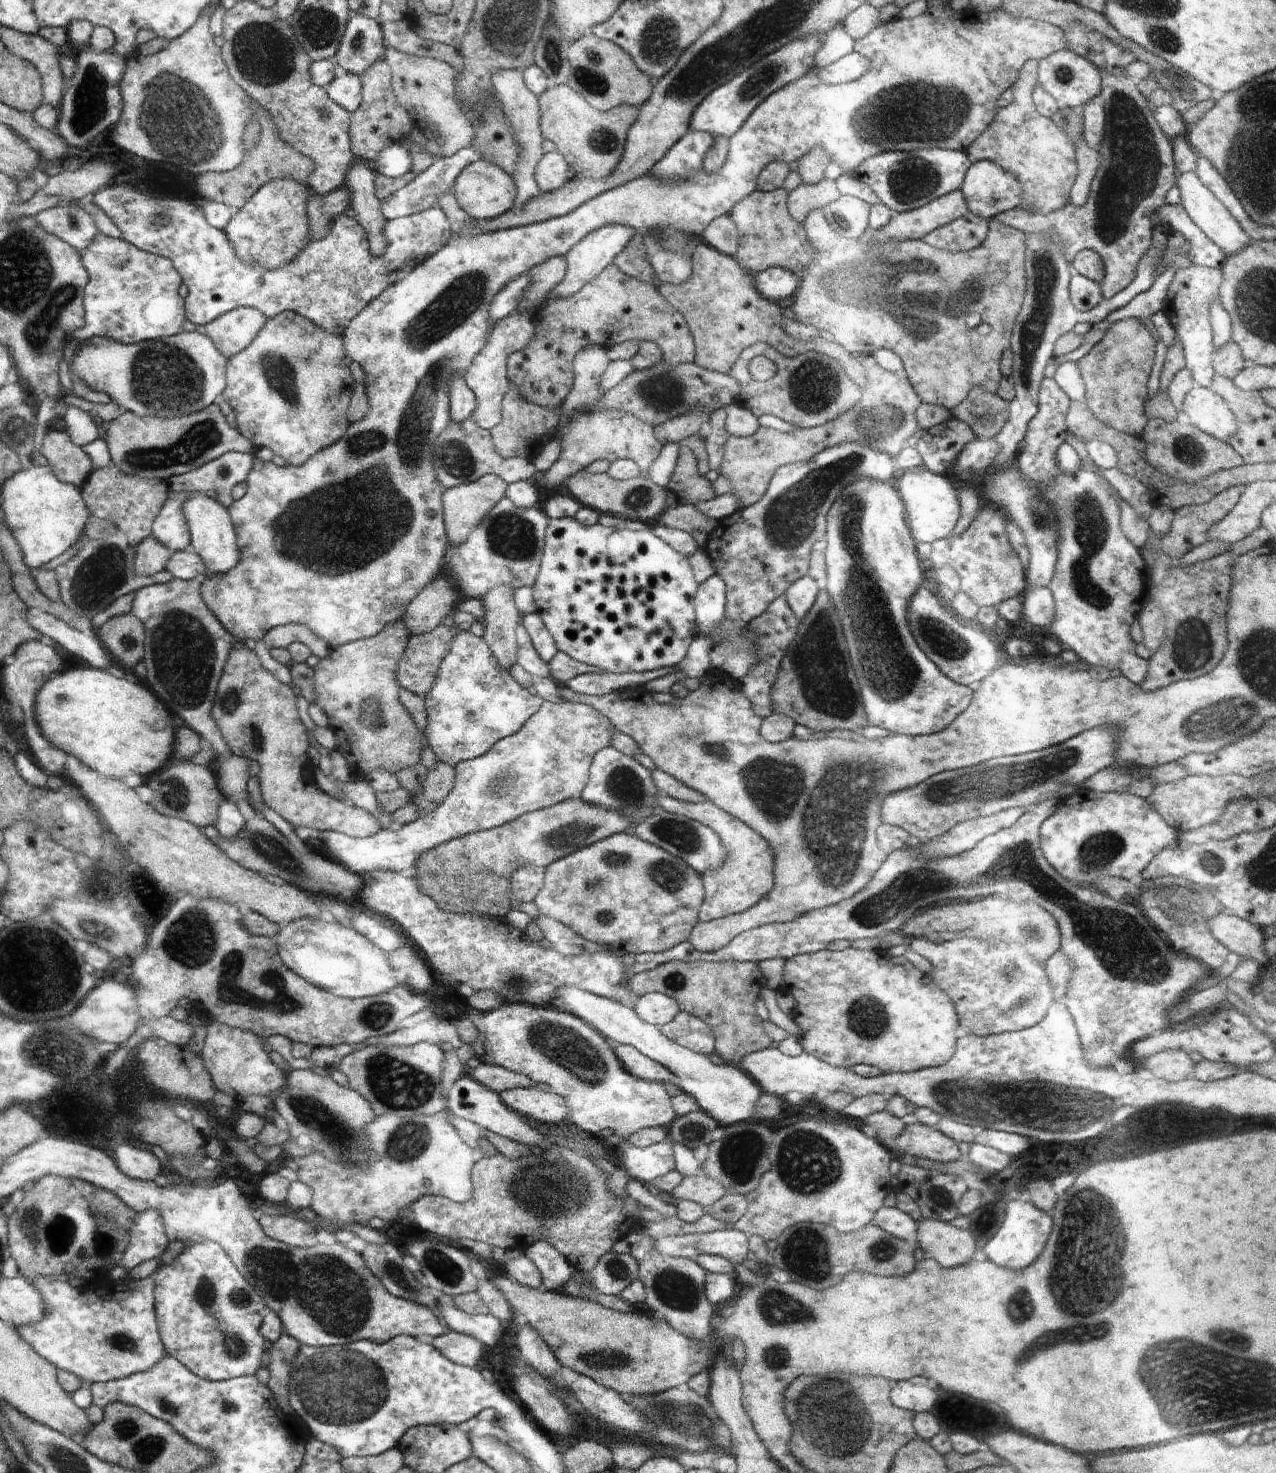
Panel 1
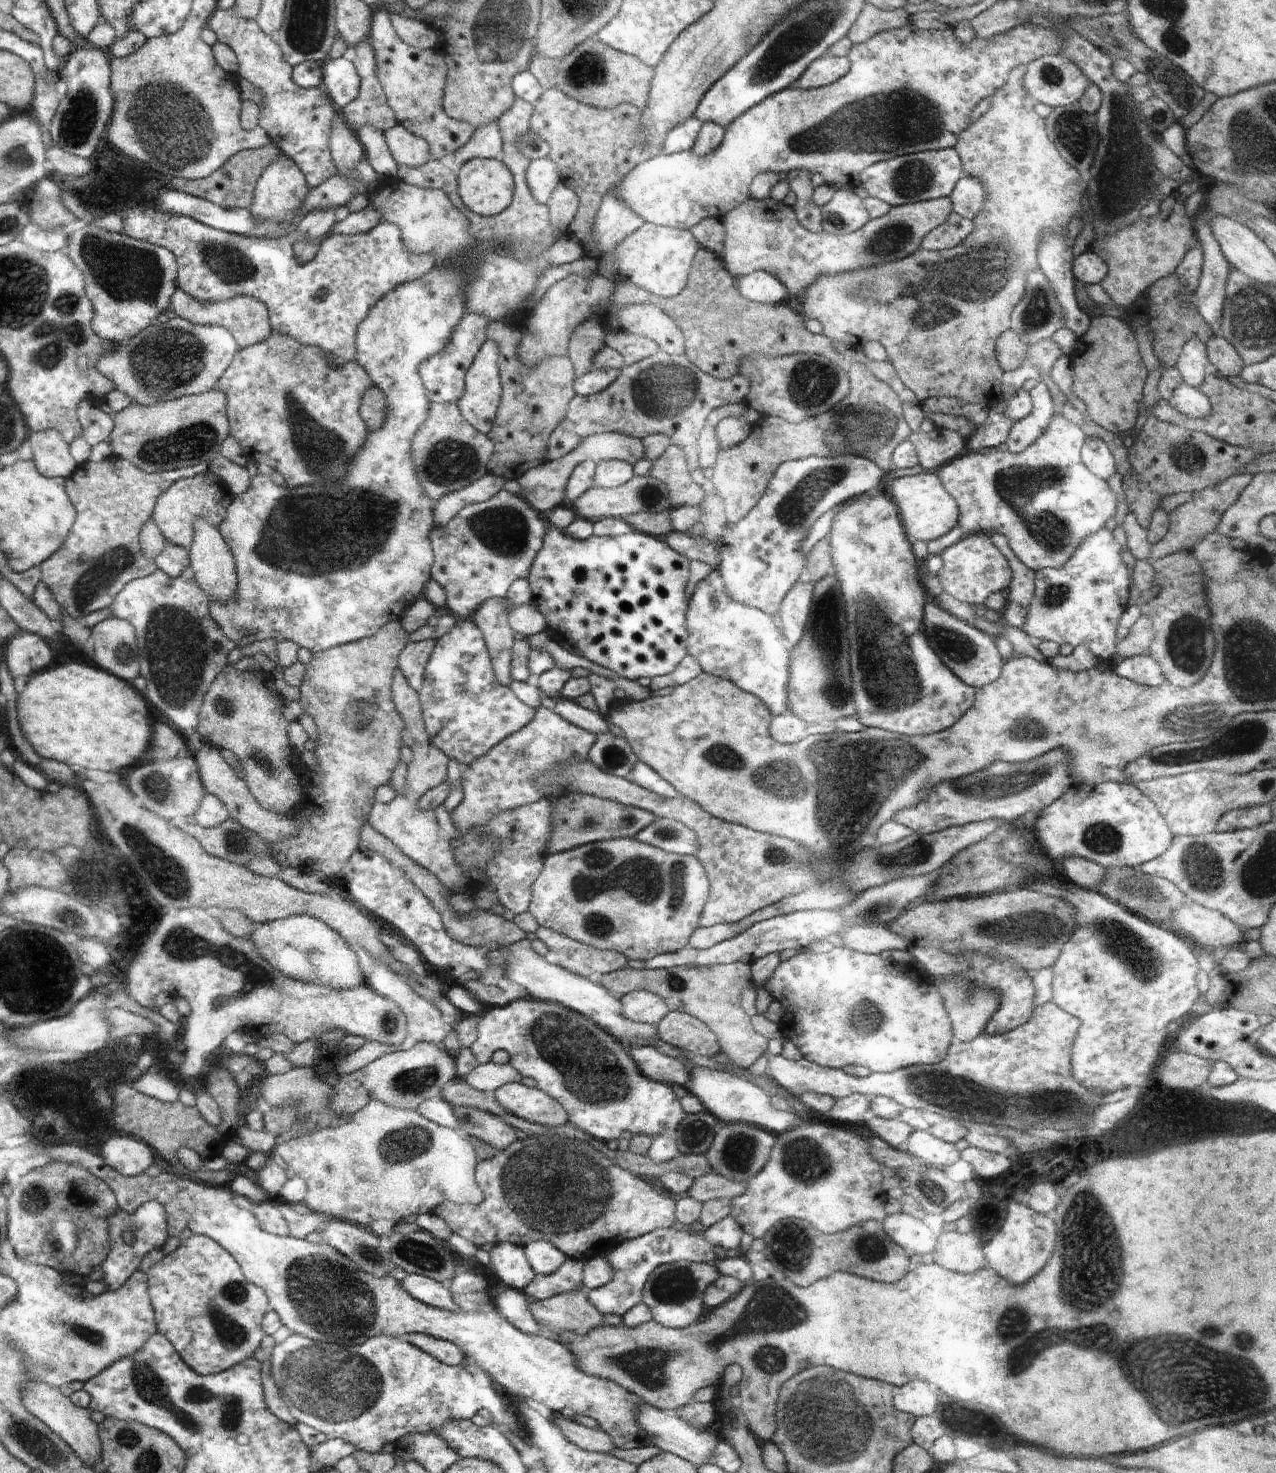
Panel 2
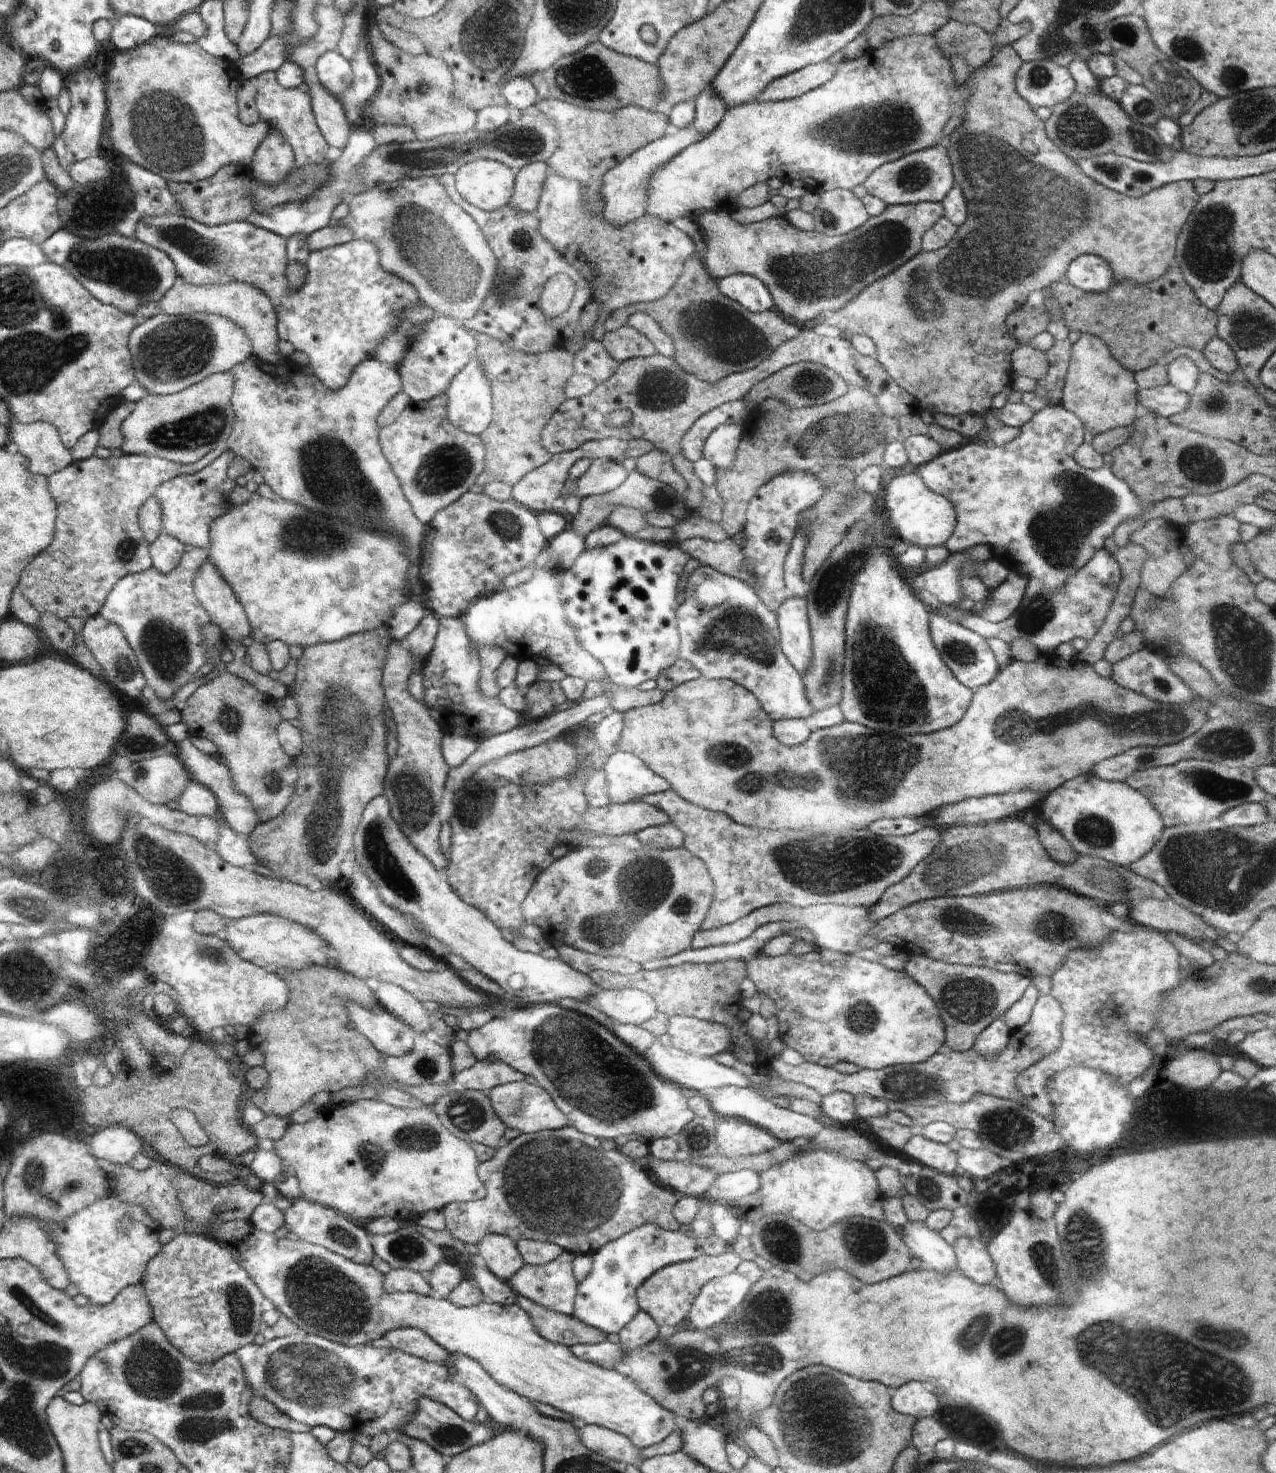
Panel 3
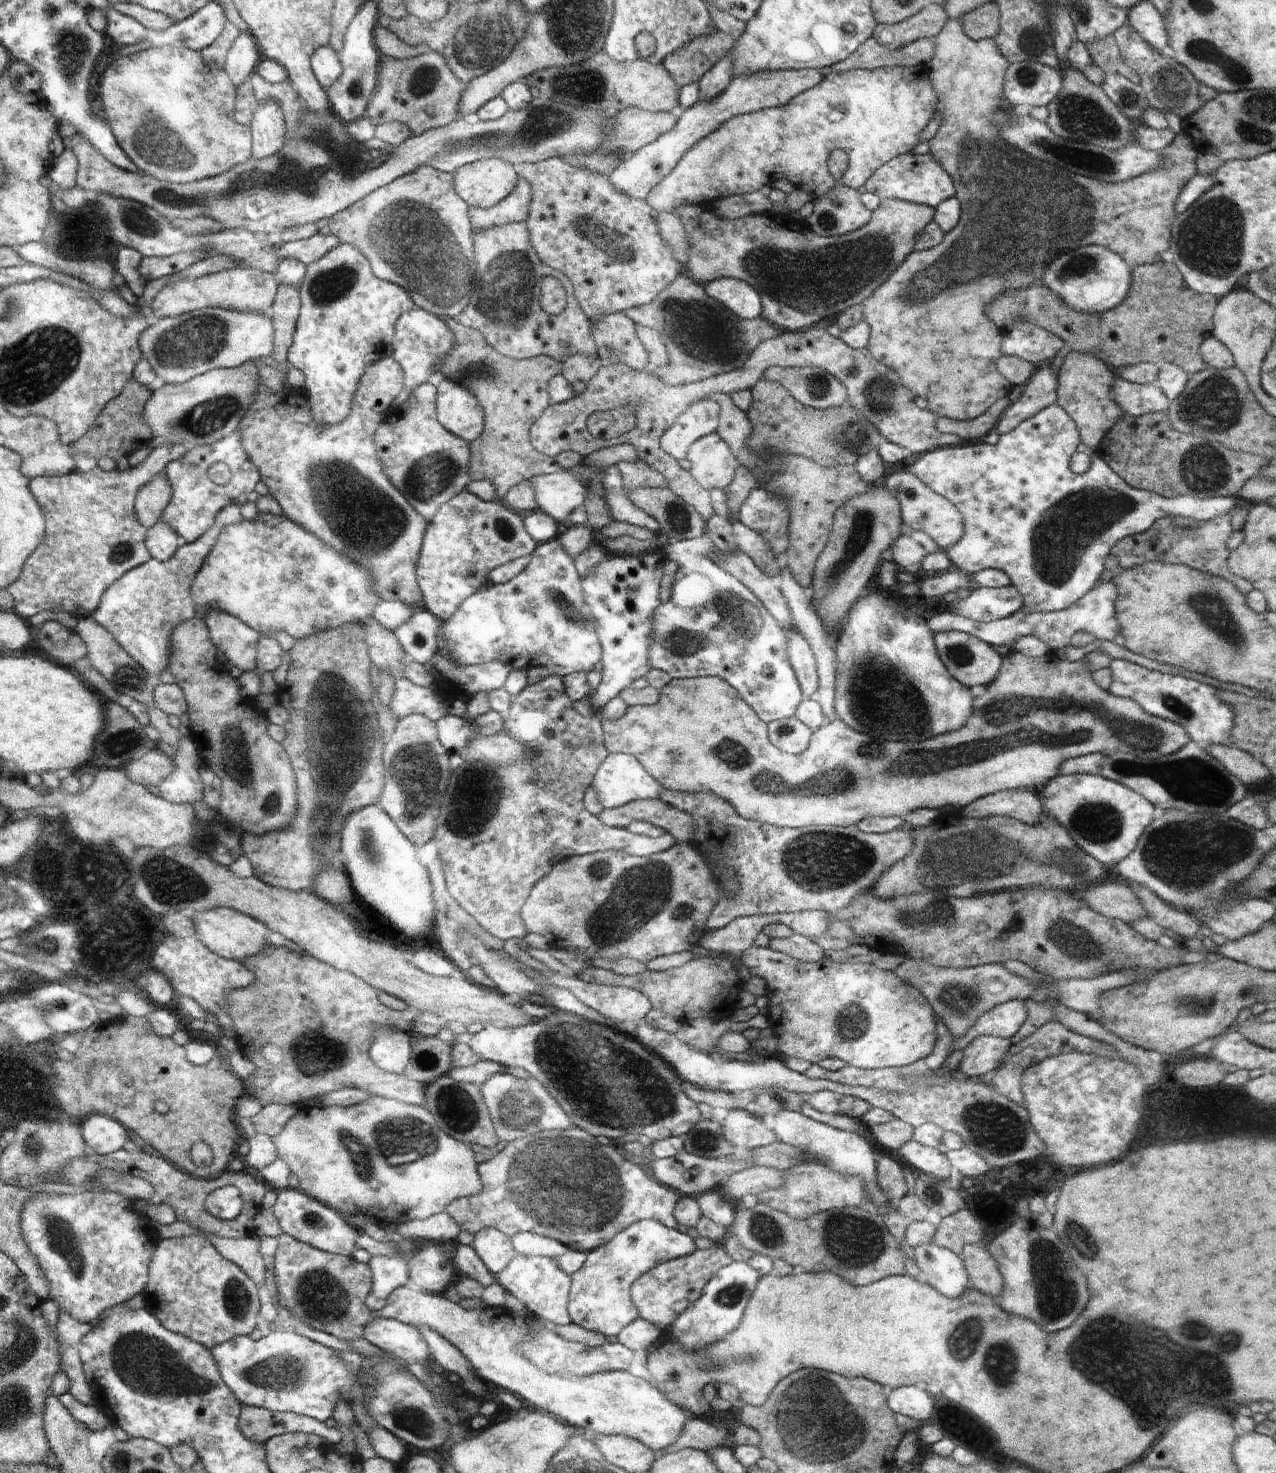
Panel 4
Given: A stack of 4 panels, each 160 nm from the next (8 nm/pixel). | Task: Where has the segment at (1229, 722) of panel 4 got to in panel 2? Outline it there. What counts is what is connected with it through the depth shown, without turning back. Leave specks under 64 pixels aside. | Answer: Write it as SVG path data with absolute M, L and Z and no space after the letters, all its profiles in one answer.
M1150 656L1126 657L1121 664L1113 665L1113 670L1121 677L1149 687L1162 686L1167 682L1160 665Z

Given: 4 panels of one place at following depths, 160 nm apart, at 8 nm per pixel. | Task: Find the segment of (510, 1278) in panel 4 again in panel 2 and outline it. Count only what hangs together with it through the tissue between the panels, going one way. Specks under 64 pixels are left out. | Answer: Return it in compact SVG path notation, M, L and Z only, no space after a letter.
M566 1258L566 1262L556 1272L548 1275L536 1273L530 1284L522 1288L521 1292L528 1299L540 1301L572 1292L572 1290L578 1292L580 1288L584 1288L583 1267L584 1261L581 1259Z

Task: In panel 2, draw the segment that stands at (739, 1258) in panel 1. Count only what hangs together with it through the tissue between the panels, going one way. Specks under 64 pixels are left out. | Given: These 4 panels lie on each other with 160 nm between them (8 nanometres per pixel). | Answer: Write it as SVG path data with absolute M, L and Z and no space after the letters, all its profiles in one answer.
M731 1215L708 1227L703 1233L684 1230L680 1226L658 1229L631 1240L618 1243L611 1249L606 1260L610 1262L614 1276L608 1284L586 1292L590 1304L602 1313L624 1316L628 1310L642 1303L642 1294L647 1282L647 1274L659 1265L672 1262L715 1263L719 1251L740 1248L744 1232Z

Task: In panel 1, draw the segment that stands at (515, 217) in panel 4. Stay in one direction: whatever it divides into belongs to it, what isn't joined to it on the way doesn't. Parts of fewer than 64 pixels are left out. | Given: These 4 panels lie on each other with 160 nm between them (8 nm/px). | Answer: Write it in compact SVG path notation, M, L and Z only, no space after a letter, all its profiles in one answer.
M558 151L543 153L537 164L537 187L544 193L556 190L570 180L568 172L568 164Z

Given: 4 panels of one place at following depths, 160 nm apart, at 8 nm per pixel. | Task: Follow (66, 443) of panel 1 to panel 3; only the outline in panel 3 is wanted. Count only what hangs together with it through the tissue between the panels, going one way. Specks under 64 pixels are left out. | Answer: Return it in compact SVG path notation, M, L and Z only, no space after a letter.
M12 418L10 442L18 446L18 452L24 455L30 472L49 477L66 468L74 461L71 450L62 444L57 428L44 421L21 423Z

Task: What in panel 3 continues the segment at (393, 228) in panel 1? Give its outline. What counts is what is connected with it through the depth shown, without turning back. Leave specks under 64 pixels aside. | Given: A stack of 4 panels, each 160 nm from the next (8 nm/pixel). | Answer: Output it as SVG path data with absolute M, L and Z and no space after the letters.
M156 215L153 217L142 217L141 220L136 224L135 232L133 237L136 240L142 241L144 244L150 245L151 247L162 249L170 258L172 258L172 263L178 269L178 274L182 276L182 281L188 284L193 284L199 287L207 286L212 287L213 285L223 285L233 282L243 282L249 285L254 285L256 288L261 289L262 292L266 293L266 296L272 300L273 304L276 305L277 311L277 332L280 336L280 340L291 342L295 350L304 352L310 358L309 365L314 368L314 374L324 383L327 387L331 389L337 389L344 387L346 383L352 378L352 372L356 370L357 364L364 362L364 360L373 358L374 353L378 343L385 338L385 334L395 327L397 323L397 316L401 315L402 311L409 309L410 307L415 307L420 300L420 296L417 292L417 288L410 284L408 281L399 277L397 274L389 273L386 269L383 269L381 264L381 250L369 240L354 239L350 242L331 246L330 248L324 247L321 249L310 250L308 256L308 271L304 282L298 287L293 287L286 278L285 272L287 267L288 252L288 242L284 238L280 238L278 234L272 234L272 232L266 232L262 228L254 226L252 223L246 221L228 221L223 225L204 225L197 222L192 217L176 216L176 215Z

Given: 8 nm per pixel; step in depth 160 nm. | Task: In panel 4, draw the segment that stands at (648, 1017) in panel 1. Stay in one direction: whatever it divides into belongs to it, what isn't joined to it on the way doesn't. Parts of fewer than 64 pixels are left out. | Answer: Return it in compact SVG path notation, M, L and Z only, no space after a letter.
M598 986L598 1012L620 1022L638 1022L652 1008L650 1001L640 991L628 987Z

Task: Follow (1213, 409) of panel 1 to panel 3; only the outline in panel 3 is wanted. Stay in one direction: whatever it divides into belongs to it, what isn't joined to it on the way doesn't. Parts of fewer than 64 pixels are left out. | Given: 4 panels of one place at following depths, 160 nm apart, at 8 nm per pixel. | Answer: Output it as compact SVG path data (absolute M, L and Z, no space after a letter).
M1168 384L1151 389L1139 388L1137 397L1139 404L1146 411L1158 413L1168 419L1169 416L1178 414L1190 406L1192 395Z

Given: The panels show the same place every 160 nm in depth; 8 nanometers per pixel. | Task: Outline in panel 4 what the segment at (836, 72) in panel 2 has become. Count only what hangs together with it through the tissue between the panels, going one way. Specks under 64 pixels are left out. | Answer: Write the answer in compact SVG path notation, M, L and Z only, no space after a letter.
M784 69L760 71L756 75L736 75L716 100L709 103L698 102L684 111L668 132L661 134L653 143L642 147L640 151L626 156L613 168L607 178L618 192L633 199L646 199L649 192L672 172L682 155L699 140L714 132L722 123L738 115L782 106L797 94L816 86L824 75L814 69Z

